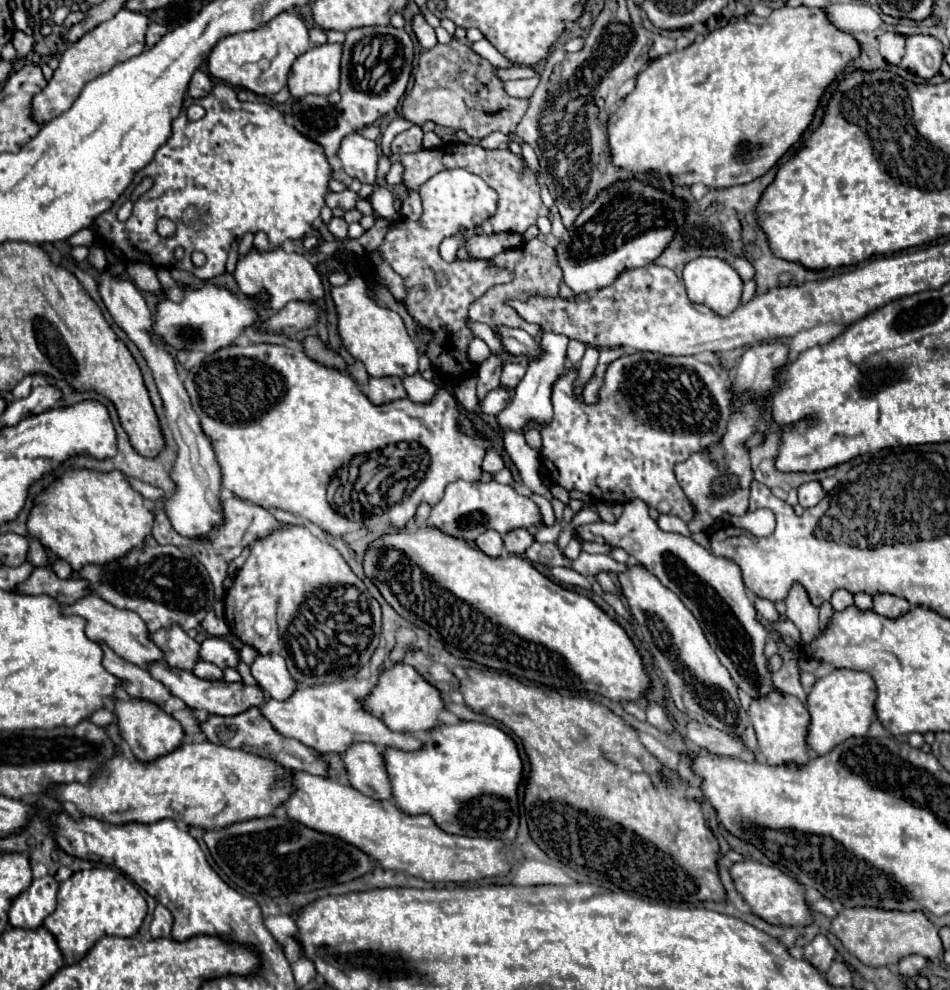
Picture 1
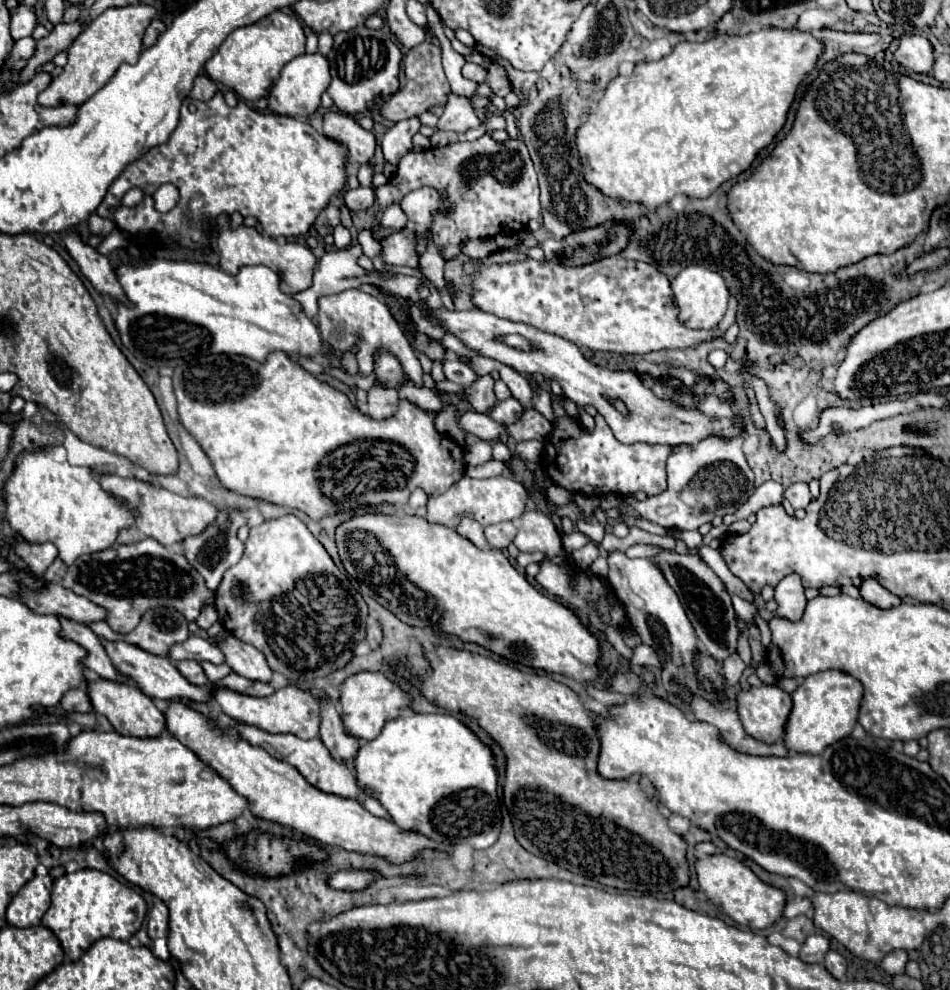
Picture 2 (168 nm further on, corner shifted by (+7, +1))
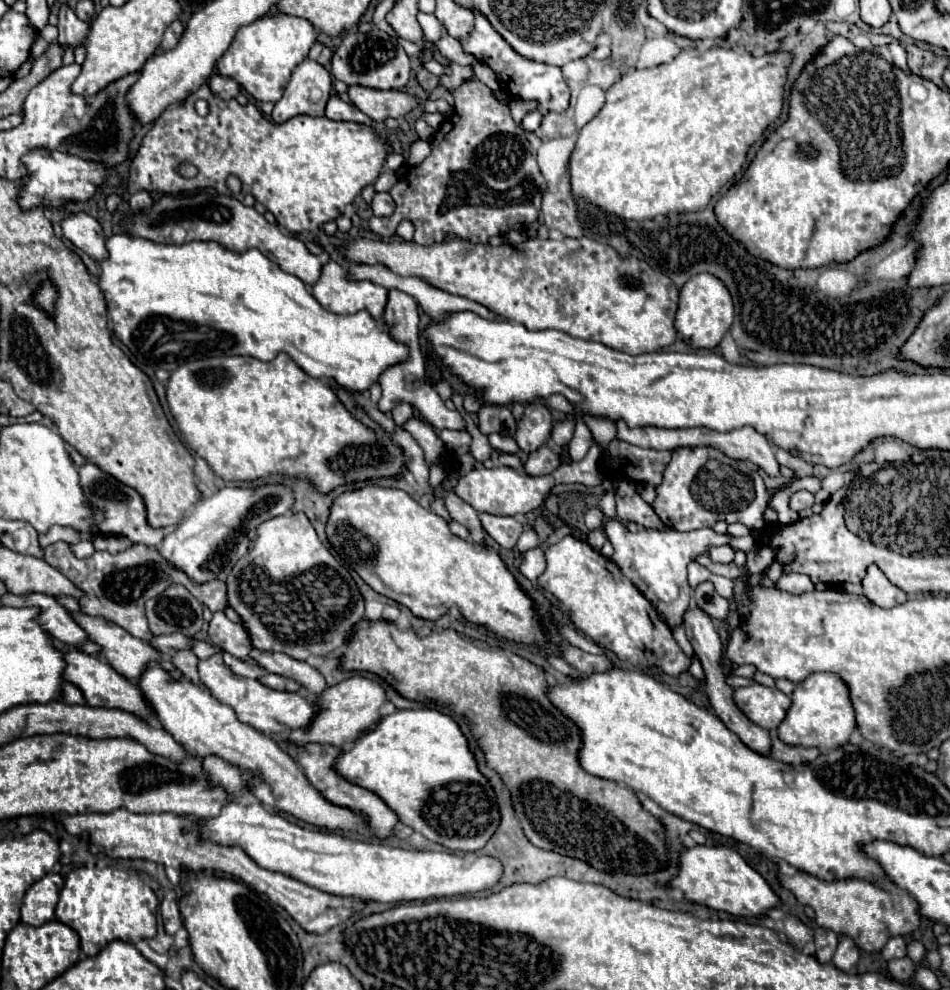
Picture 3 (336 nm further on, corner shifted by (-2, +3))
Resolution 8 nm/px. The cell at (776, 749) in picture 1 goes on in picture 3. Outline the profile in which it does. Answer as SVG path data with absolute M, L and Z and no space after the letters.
M760 683L736 689L734 699L736 705L748 715L748 719L766 731L776 731L792 705L792 699L786 693Z

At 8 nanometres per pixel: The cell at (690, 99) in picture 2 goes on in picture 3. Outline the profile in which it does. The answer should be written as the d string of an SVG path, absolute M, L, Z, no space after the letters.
M714 47L708 51L698 51L698 49L686 49L680 51L680 55L666 65L658 65L652 69L632 69L620 81L616 81L608 91L606 91L606 103L600 109L600 113L578 133L576 147L570 155L570 181L572 181L572 193L576 197L584 197L586 201L598 205L600 209L620 215L624 219L652 219L656 215L668 215L672 211L700 211L704 209L714 195L720 193L720 189L734 179L734 175L742 169L746 161L748 149L764 135L764 131L780 117L782 105L784 105L784 83L788 77L788 69L792 65L792 53L784 51L774 51L774 53L764 53L764 55L754 55L752 51L738 53L734 49L724 49L724 47Z

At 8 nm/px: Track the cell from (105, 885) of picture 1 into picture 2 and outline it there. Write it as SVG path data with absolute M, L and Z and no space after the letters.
M81 869L77 873L65 873L53 883L51 907L43 915L41 923L57 935L65 955L77 961L101 937L127 941L131 935L139 931L145 915L147 903L131 887L123 885L109 873L95 869Z

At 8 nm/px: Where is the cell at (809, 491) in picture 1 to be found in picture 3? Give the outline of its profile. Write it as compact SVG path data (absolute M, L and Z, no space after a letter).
M798 491L798 493L794 493L792 499L790 499L790 507L792 507L794 511L802 511L802 509L812 507L812 505L814 505L814 495L812 495L810 491Z

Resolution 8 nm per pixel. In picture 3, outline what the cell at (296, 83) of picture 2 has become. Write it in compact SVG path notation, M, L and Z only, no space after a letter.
M304 59L296 65L290 83L284 89L280 101L276 101L272 119L274 123L284 123L296 115L322 117L324 107L330 99L332 77L330 71L318 61Z

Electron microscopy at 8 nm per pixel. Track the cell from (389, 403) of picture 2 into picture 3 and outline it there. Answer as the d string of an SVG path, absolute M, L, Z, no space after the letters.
M398 403L398 405L392 409L392 417L394 417L394 421L396 421L398 425L404 425L404 423L410 419L410 415L414 415L414 409L412 409L412 405Z

